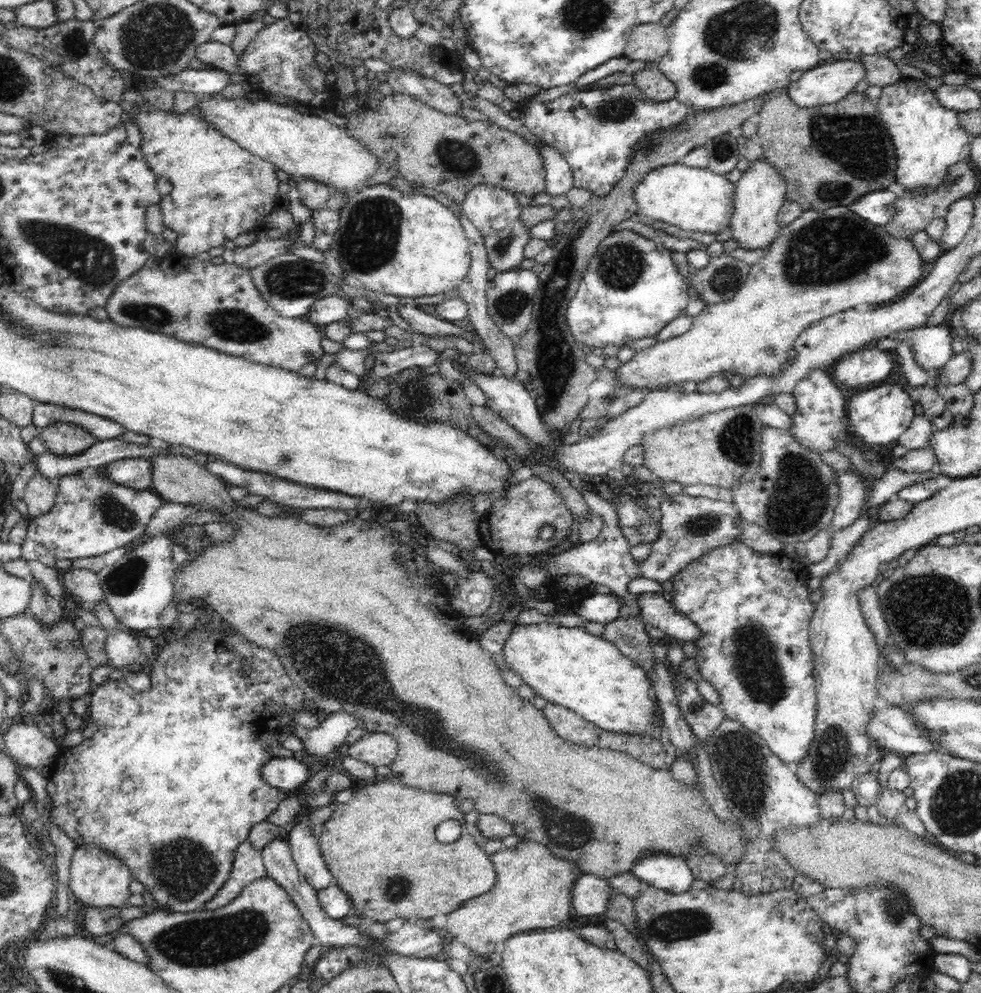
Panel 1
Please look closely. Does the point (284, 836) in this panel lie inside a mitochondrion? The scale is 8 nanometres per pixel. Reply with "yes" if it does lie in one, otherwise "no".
no

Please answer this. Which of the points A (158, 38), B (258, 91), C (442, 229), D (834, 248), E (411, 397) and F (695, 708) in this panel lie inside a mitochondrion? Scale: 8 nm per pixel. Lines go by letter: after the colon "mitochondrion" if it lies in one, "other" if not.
A: mitochondrion
B: other
C: other
D: mitochondrion
E: mitochondrion
F: other

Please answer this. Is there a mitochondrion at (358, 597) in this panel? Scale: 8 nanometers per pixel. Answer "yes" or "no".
no

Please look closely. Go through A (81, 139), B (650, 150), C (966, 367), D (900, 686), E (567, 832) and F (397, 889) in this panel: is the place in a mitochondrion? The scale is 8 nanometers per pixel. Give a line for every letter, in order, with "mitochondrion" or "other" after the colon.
A: other
B: mitochondrion
C: other
D: other
E: mitochondrion
F: mitochondrion

